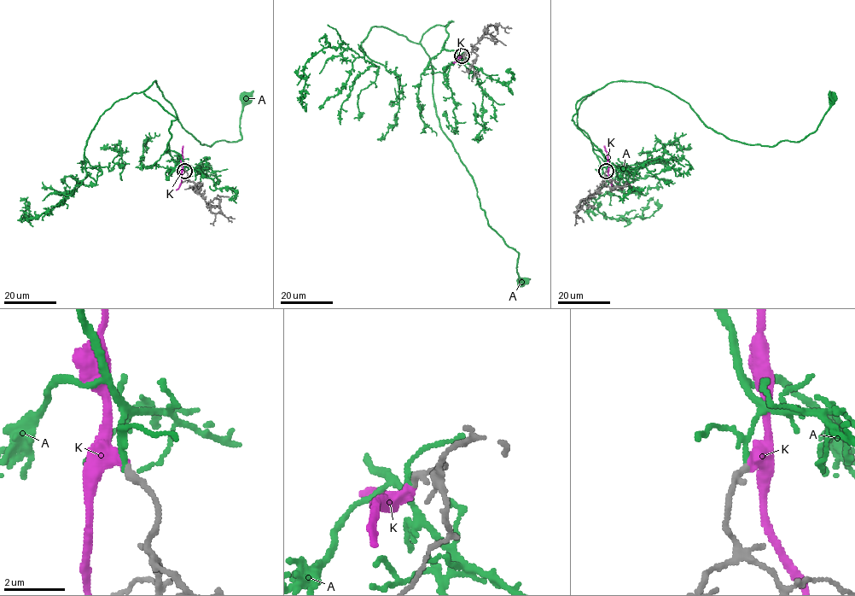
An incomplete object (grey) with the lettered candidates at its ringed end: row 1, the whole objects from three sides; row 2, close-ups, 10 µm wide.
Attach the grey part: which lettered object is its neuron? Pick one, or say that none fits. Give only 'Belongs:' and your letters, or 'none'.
Belongs: A

